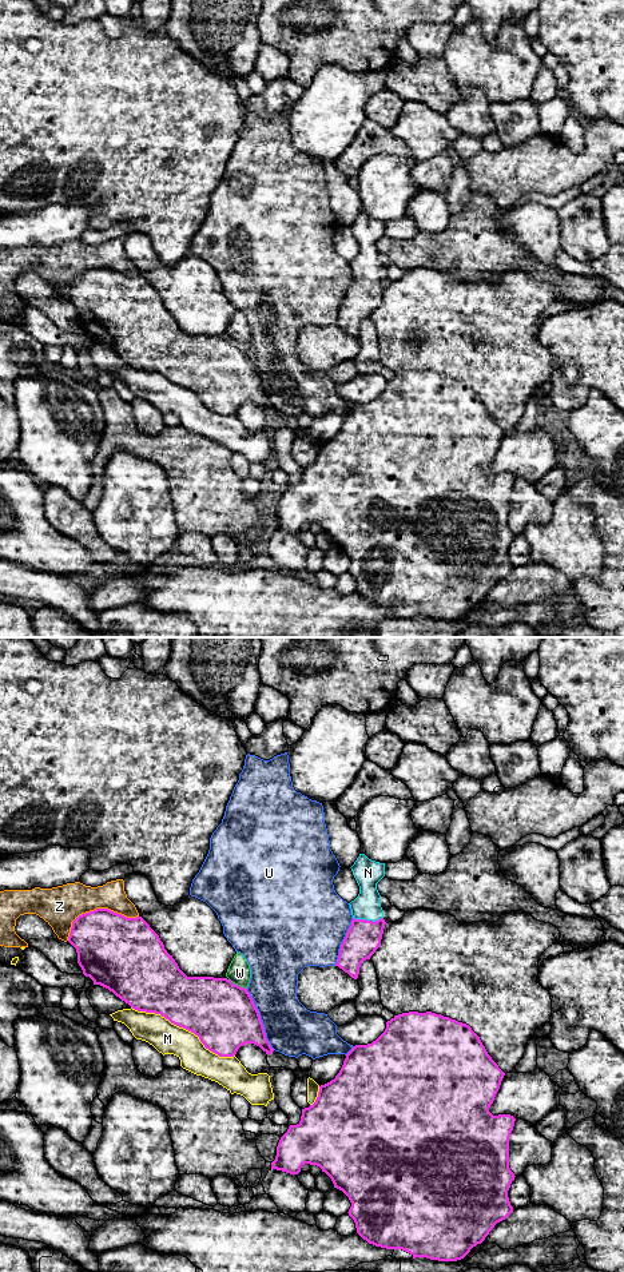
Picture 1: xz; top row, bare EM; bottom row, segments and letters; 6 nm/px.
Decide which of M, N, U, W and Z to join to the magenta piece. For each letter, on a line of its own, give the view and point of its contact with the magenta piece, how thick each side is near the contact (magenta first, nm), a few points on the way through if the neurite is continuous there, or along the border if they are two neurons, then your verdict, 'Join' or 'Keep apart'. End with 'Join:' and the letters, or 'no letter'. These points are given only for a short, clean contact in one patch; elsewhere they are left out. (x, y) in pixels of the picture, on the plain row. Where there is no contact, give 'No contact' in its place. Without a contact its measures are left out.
M: Touches magenta at xz (185, 386). Thickness 400 nm (magenta) against 190 nm. Keep apart
N: Touches magenta at xz (368, 279). Thickness 220 nm (magenta) against 160 nm. Path across: xz (364, 295), (368, 279), (366, 265). Join
U: Touches magenta at xz (261, 378). Thickness 400 nm (magenta) against 300 nm. Keep apart
W: Touches magenta at xz (237, 344). Thickness 400 nm (magenta) against 140 nm. Boundary: xz (229, 337), (246, 348). Keep apart
Z: Touches magenta at xz (96, 267). Thickness 420 nm (magenta) against 240 nm. Keep apart
Join: N

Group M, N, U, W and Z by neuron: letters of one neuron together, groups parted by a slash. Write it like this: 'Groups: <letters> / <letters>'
Groups: M / N / U / W / Z

